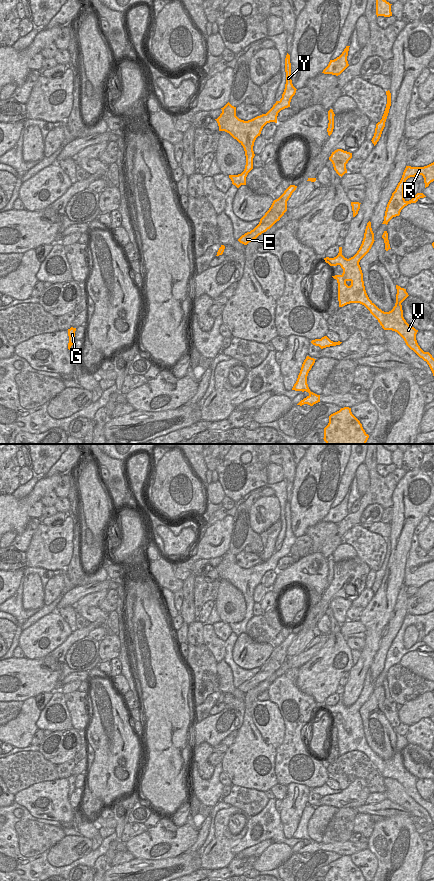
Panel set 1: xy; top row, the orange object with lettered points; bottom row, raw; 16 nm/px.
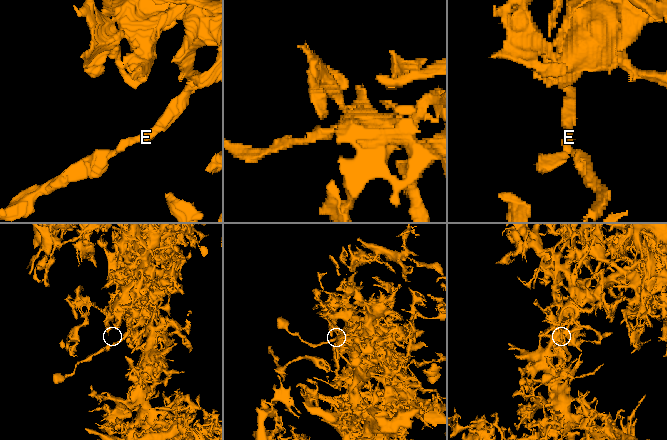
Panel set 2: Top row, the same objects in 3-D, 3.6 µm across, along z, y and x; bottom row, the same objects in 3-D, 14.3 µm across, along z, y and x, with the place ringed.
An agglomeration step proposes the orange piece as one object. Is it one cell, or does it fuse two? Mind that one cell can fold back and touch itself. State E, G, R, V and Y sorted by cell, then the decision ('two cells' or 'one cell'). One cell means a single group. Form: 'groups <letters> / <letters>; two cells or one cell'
groups E G / R V Y; two cells

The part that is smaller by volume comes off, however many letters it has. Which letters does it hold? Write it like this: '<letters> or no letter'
E, G

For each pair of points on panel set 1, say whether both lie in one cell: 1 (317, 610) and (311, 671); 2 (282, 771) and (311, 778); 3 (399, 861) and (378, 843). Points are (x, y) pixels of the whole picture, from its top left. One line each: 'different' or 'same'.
1: different
2: same
3: same

